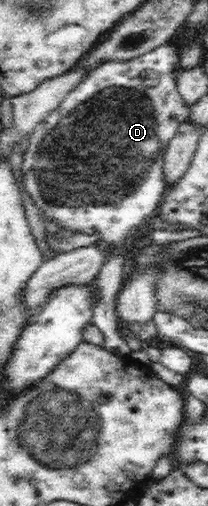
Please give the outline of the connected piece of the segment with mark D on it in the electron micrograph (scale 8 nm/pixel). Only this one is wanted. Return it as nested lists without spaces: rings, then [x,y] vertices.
[[[168,41],[141,56],[123,61],[105,61],[91,69],[86,77],[67,93],[62,103],[53,109],[27,136],[23,146],[21,182],[38,206],[47,211],[65,229],[85,235],[97,235],[95,246],[115,249],[94,278],[99,304],[94,310],[94,324],[103,333],[102,347],[120,355],[133,355],[130,344],[119,336],[116,298],[126,275],[125,262],[129,254],[126,245],[139,224],[155,215],[163,204],[167,183],[163,177],[163,155],[169,141],[186,120],[190,105],[178,93],[177,76],[181,74],[179,46]]]

